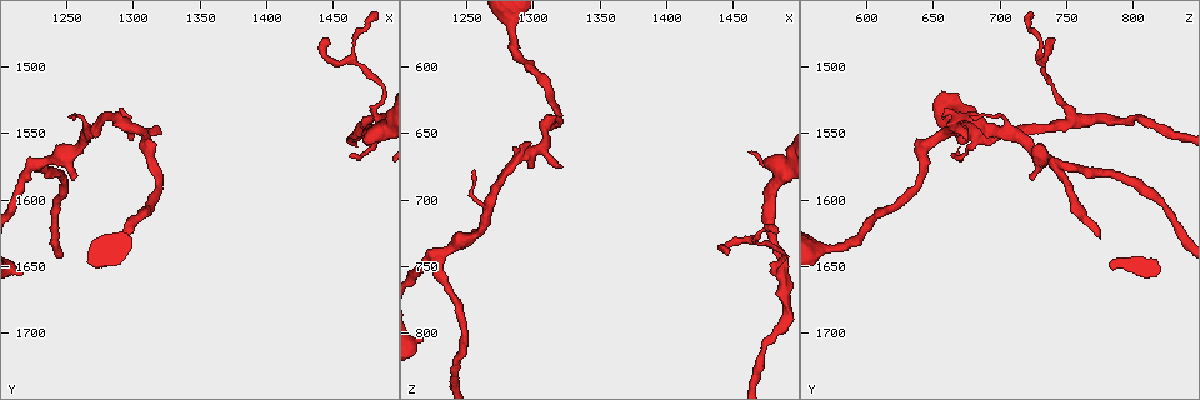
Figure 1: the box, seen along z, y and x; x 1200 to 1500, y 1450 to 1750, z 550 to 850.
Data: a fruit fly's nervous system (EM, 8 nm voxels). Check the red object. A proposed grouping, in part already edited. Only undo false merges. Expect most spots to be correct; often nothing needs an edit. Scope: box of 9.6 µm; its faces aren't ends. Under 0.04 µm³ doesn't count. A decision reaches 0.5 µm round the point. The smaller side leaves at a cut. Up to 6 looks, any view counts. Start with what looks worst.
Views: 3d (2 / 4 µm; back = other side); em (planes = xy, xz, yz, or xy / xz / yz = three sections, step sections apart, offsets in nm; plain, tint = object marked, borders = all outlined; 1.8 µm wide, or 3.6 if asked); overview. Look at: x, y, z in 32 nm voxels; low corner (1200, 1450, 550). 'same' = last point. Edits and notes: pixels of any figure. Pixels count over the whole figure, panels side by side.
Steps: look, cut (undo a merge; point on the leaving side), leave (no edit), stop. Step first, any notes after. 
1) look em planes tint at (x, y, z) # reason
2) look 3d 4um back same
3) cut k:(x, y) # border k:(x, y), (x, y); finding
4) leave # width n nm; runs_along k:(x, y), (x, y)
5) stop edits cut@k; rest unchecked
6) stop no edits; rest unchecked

look 3d 4um at (1228, 1574, 746) # three-way junction

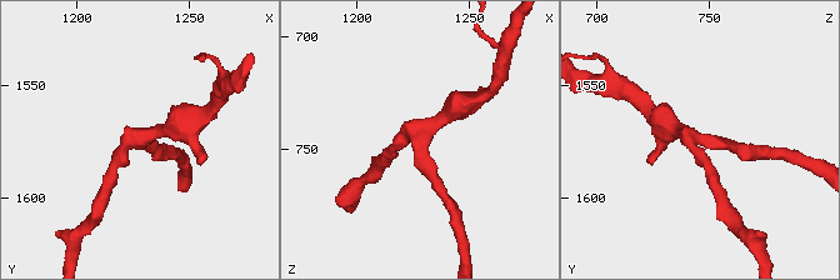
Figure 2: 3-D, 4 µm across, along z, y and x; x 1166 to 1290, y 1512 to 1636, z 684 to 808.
look em planes plain at (1227, 1573, 744) # arms 3; arm_widths 190, 190, 320 nm

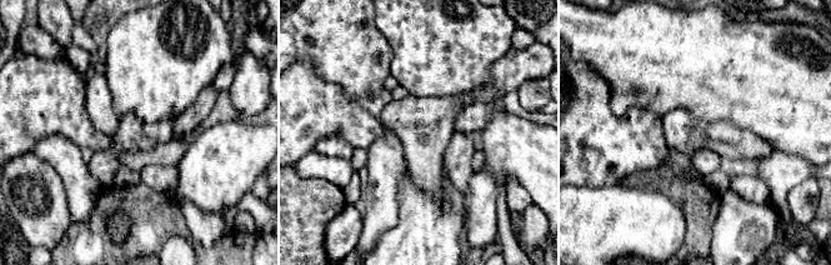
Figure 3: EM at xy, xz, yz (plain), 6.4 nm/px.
look em planes tint same # with the object marked

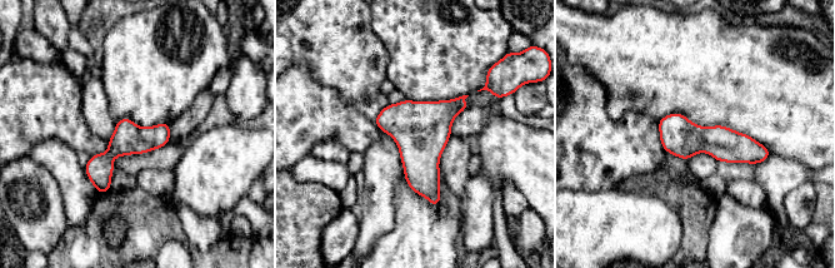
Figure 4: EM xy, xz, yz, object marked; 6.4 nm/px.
leave # runs_along 4:(661, 123), (684, 139), (766, 153); continuous, no second neuron

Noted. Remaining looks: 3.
look em yz step 16 plain at (1478, 1556, 692) # thick turns thin

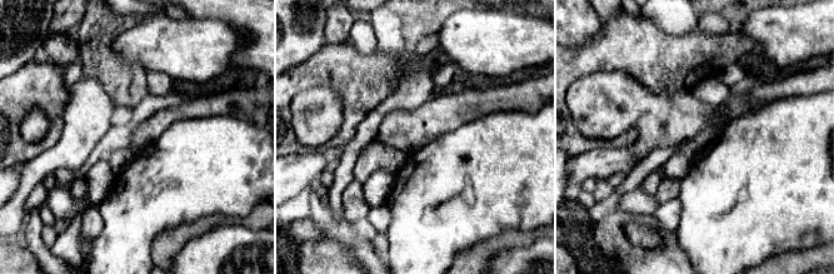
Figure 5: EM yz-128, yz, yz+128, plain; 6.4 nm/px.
look em yz step 16 tint same # where the object lies

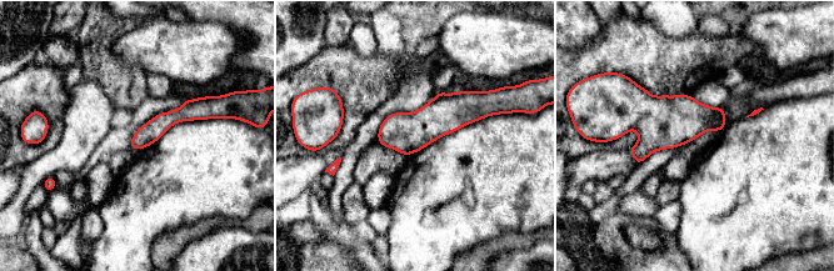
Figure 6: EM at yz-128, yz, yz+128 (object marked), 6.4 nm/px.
leave # width 140 nm; runs_along 6:(203, 114), (169, 118), (133, 146); one neuron here

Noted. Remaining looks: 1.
stop no edits; rest unchecked

